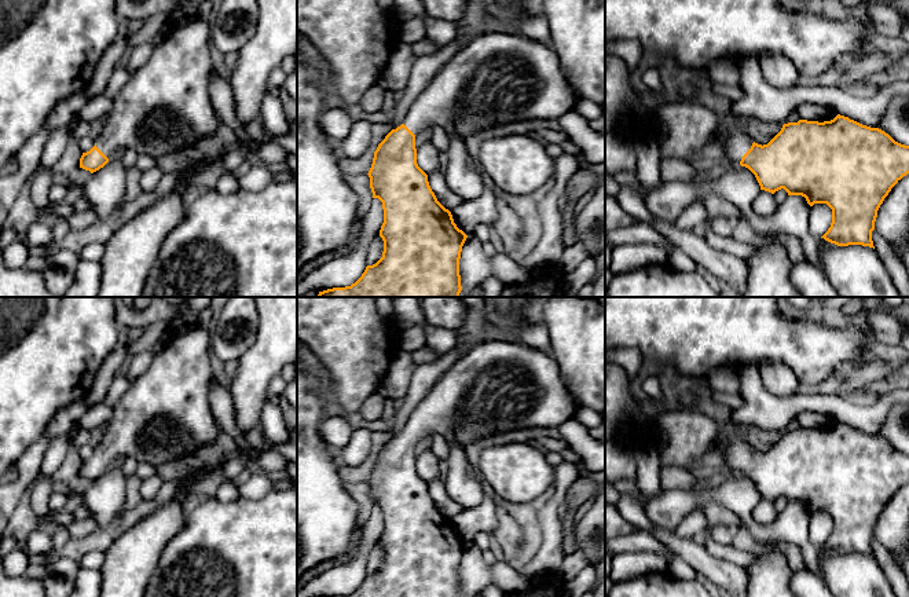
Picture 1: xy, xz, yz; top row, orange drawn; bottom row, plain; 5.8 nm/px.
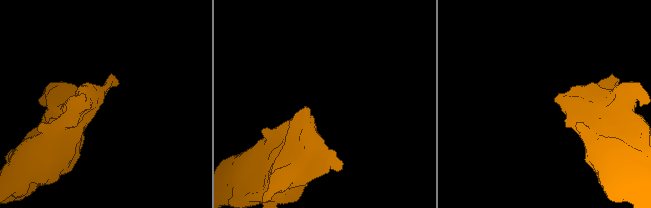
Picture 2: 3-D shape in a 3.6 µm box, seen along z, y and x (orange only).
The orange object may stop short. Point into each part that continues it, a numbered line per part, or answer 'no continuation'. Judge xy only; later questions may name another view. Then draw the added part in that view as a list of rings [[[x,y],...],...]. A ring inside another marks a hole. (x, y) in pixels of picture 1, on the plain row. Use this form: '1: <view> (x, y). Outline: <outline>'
1: xy (165, 414). Outline: [[[194,325],[172,332],[165,347],[154,355],[149,369],[132,381],[114,407],[96,455],[109,466],[120,457],[149,462],[154,468],[188,455],[201,446],[223,439],[212,414],[209,391],[216,381],[210,362],[210,329]]]

